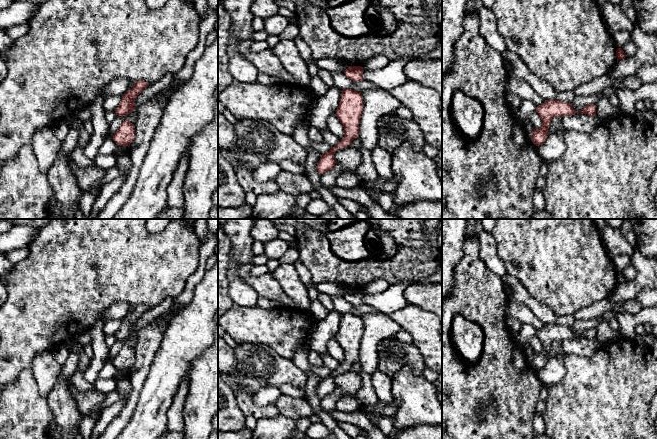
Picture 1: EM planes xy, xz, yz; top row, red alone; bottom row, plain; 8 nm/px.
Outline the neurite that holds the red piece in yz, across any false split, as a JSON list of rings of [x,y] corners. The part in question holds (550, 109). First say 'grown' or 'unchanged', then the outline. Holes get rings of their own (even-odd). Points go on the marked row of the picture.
unchanged | [[[546,100],[542,105],[536,107],[536,112],[542,120],[542,126],[539,129],[533,129],[531,140],[536,146],[540,146],[548,137],[548,129],[553,118],[558,116],[572,116],[579,113],[596,116],[596,106],[589,104],[577,112],[573,109],[571,103],[559,100]]]

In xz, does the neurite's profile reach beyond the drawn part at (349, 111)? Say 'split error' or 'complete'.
complete

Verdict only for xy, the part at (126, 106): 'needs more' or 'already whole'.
already whole

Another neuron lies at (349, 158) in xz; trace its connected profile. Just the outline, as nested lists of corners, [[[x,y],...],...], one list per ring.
[[[350,146],[336,151],[334,154],[336,162],[338,162],[347,171],[356,170],[357,167],[362,163],[361,154],[358,149]]]

